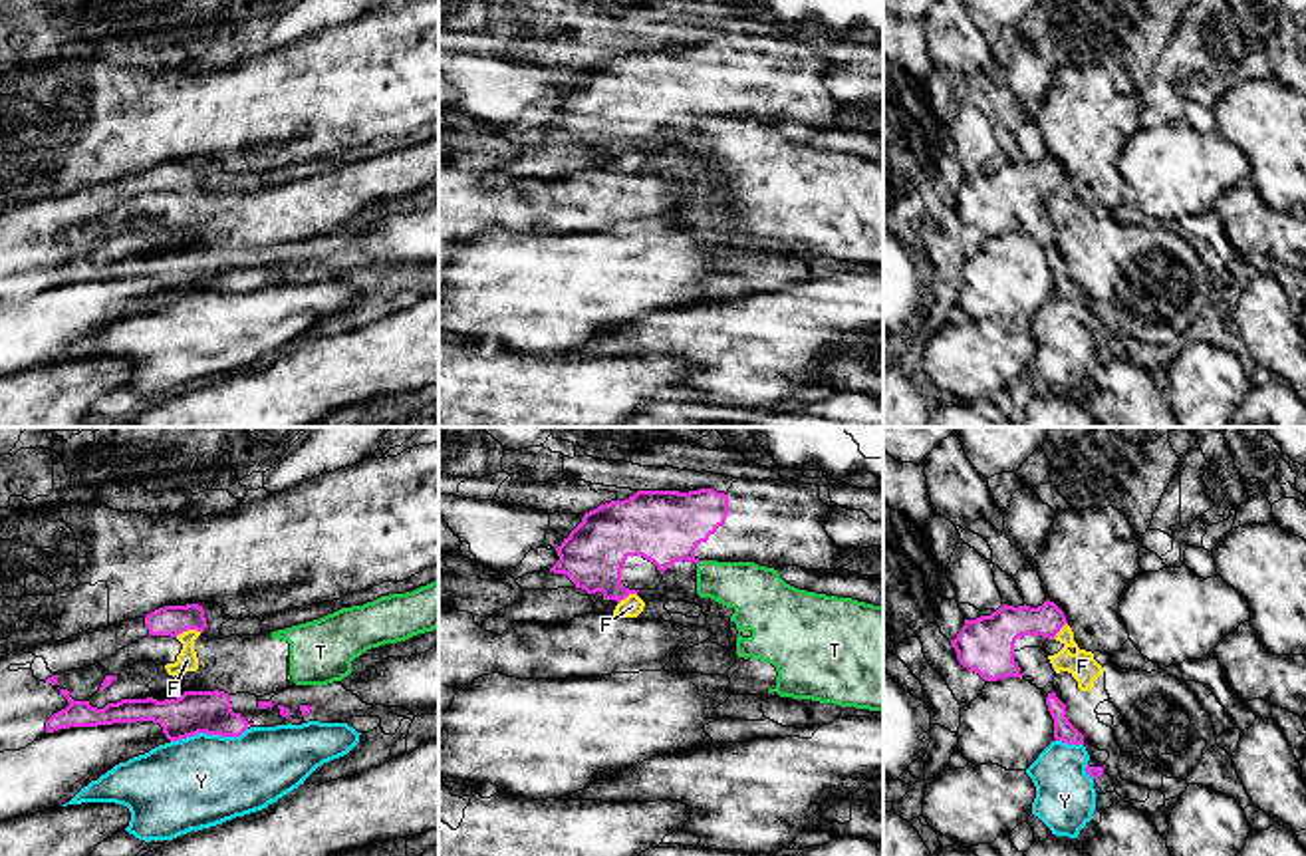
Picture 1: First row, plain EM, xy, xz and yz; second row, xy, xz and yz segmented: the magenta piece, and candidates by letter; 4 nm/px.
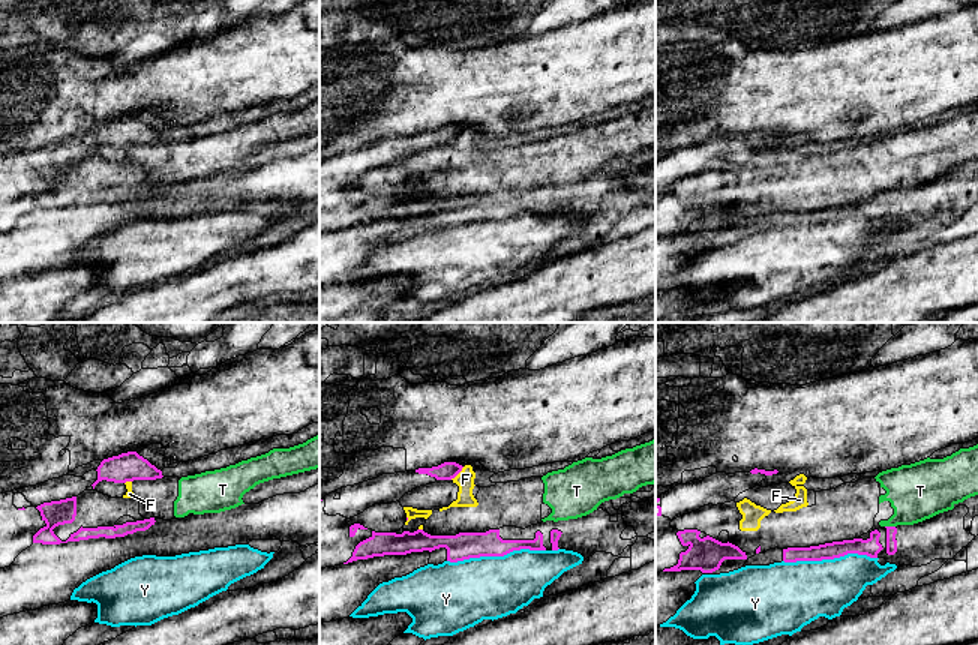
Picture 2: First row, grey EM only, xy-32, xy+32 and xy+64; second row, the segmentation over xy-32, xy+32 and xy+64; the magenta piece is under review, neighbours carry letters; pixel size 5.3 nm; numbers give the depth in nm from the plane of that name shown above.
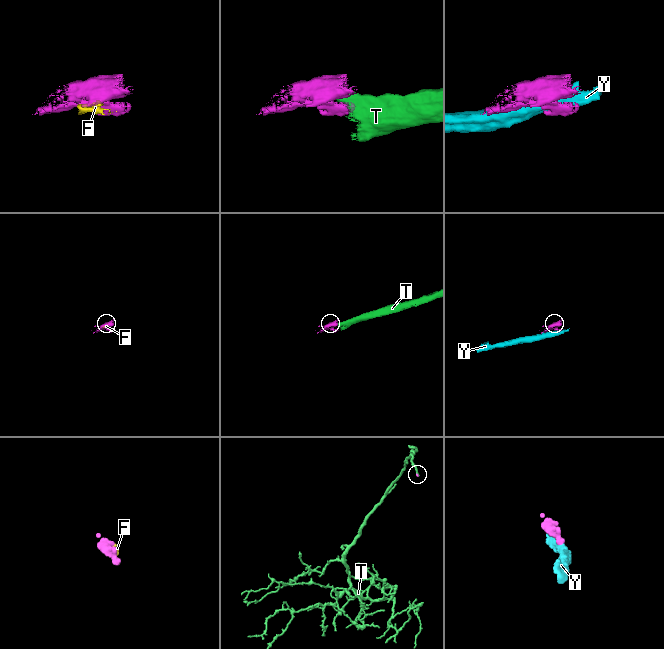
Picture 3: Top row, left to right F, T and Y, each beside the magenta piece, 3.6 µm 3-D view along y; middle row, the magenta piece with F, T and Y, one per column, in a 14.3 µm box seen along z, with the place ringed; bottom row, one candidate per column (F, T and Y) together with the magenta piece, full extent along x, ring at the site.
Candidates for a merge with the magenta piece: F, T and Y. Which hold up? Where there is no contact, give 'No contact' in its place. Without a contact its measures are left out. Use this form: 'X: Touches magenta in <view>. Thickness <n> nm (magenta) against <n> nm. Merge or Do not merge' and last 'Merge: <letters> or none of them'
F: Touches magenta in xy. Thickness 130 nm (magenta) against 90 nm. Do not merge
T: Touches magenta in xz. Thickness 300 nm (magenta) against 220 nm. Do not merge
Y: Touches magenta in xy. Thickness 180 nm (magenta) against 380 nm. Do not merge
Merge: none of them

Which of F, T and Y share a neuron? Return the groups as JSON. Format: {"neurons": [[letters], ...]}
{"neurons": [["F", "T"], ["Y"]]}

